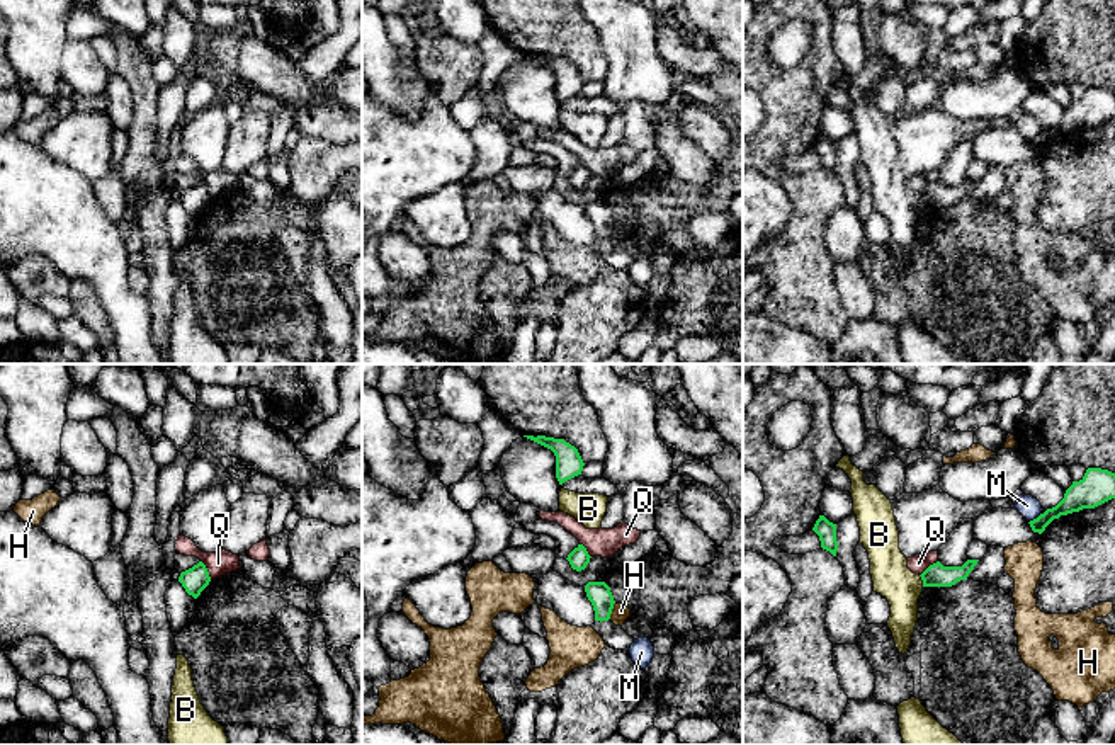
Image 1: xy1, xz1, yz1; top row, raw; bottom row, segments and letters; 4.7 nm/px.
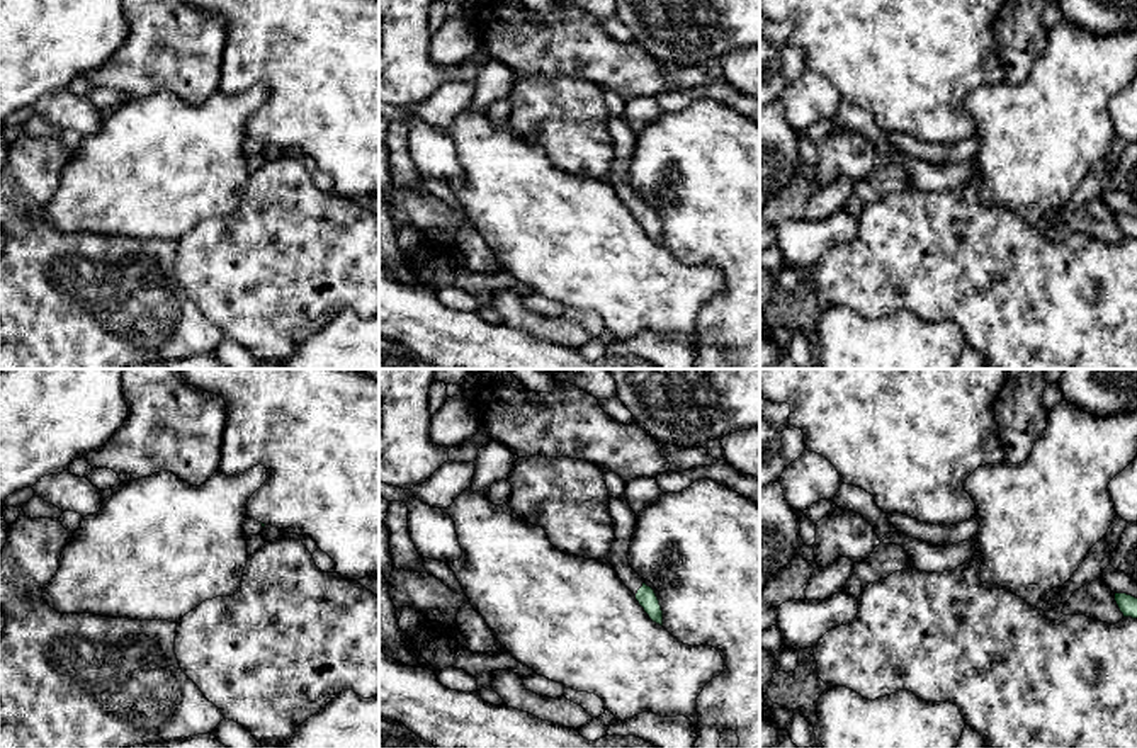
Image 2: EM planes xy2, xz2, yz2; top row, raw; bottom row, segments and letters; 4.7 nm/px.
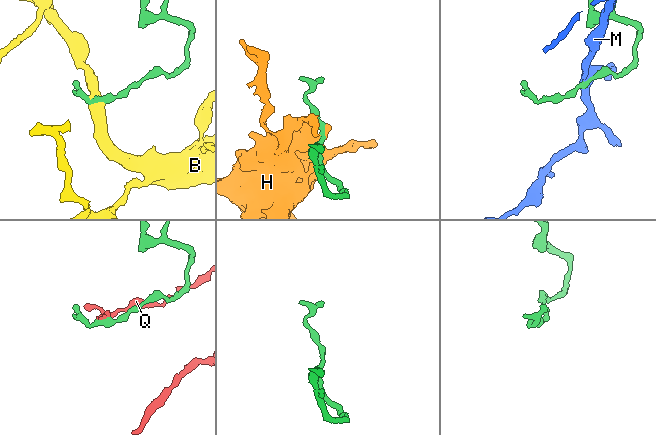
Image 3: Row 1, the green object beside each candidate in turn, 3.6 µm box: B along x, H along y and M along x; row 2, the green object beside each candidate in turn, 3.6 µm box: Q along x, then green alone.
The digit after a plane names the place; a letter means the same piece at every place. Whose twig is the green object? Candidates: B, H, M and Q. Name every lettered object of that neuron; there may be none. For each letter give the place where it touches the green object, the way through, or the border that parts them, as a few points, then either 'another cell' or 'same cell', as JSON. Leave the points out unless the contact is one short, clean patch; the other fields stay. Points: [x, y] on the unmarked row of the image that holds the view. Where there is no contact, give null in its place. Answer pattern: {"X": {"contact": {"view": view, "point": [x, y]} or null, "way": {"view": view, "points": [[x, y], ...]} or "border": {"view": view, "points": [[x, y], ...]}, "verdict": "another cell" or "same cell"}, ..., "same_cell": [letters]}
{"B": {"contact": {"view": "yz1", "point": [922, 198]}, "border": {"view": "yz1", "points": [[918, 194], [923, 204]]}, "verdict": "another cell"}, "H": {"contact": {"view": "xz1", "point": [611, 230]}, "border": {"view": "xz1", "points": [[614, 221], [609, 237]]}, "verdict": "another cell"}, "M": {"contact": {"view": "yz1", "point": [1034, 138]}, "border": {"view": "yz1", "points": [[1041, 131], [1029, 142]]}, "verdict": "another cell"}, "Q": {"contact": {"view": "xy1", "point": [206, 189]}, "border": {"view": "xy1", "points": [[201, 179], [211, 198]]}, "verdict": "another cell"}, "same_cell": []}

